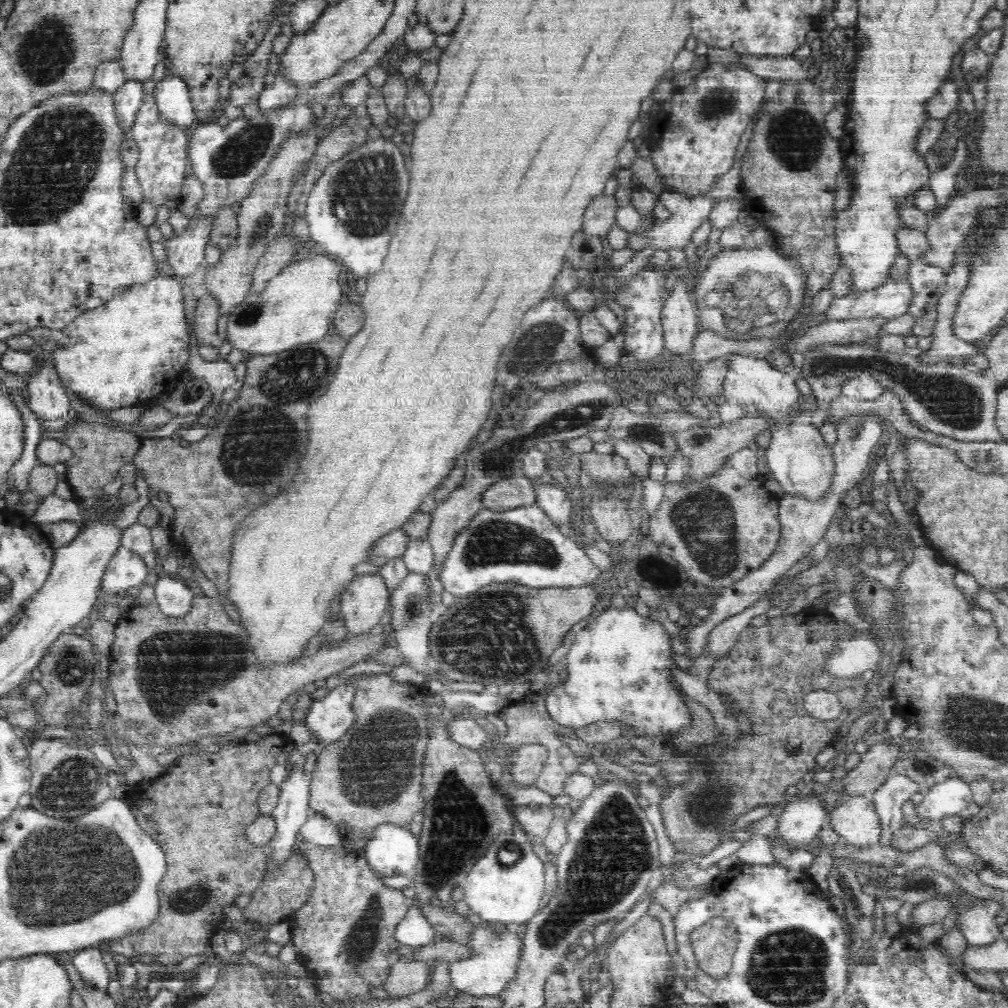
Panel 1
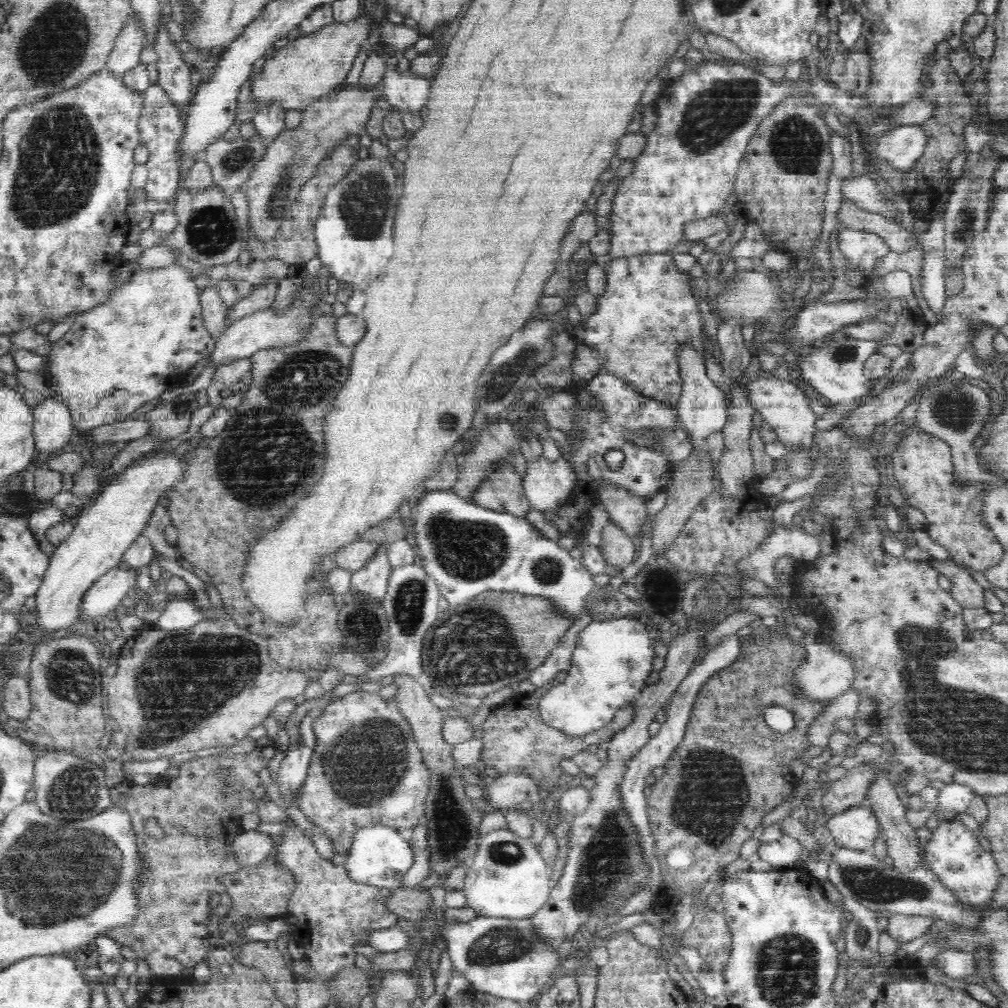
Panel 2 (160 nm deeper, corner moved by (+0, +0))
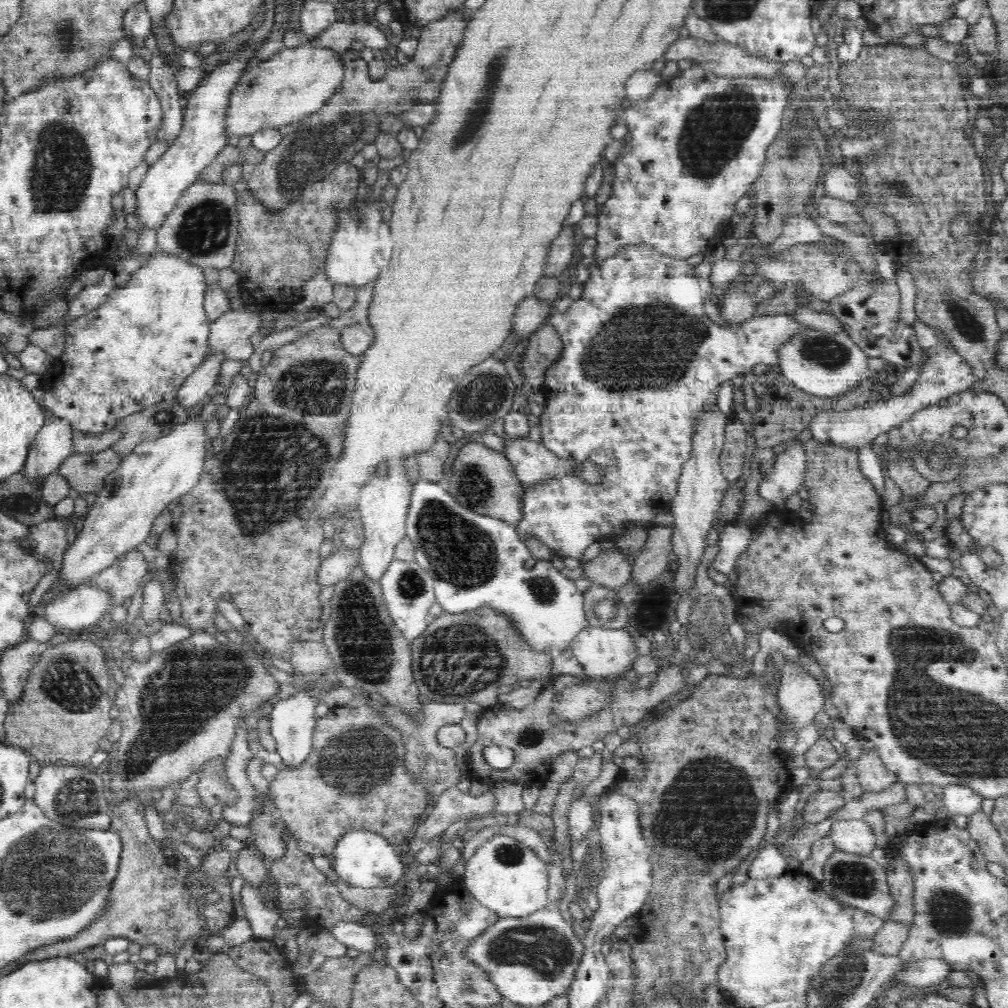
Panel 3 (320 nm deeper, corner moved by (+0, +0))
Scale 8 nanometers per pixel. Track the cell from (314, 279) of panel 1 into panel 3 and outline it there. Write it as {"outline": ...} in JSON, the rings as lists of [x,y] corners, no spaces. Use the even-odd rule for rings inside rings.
{"outline":[[[222,352],[205,358],[202,364],[182,383],[182,386],[175,391],[175,402],[182,408],[195,408],[206,394],[214,393],[214,384],[224,360]]]}

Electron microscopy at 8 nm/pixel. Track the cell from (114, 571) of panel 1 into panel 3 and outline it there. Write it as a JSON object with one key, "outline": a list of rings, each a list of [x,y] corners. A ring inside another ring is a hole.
{"outline":[[[86,582],[68,592],[60,592],[47,602],[43,619],[68,633],[83,634],[87,627],[104,616],[110,616],[109,592],[94,588]]]}

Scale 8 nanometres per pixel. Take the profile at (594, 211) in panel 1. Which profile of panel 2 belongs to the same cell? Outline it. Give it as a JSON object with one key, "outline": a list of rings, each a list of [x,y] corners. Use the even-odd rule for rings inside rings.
{"outline":[[[584,212],[576,216],[572,228],[568,230],[568,236],[564,236],[564,244],[560,246],[560,260],[570,261],[580,244],[590,241],[598,234],[600,229],[596,225],[596,218],[598,218],[596,212]]]}

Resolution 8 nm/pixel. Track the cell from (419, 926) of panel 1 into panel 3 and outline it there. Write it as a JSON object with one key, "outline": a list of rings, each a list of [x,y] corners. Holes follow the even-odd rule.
{"outline":[[[358,921],[336,922],[330,928],[330,934],[349,948],[359,950],[361,953],[378,953],[382,948],[377,935],[367,928],[361,926]]]}

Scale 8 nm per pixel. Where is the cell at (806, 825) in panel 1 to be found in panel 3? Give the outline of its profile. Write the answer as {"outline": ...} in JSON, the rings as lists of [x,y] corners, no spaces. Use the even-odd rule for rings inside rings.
{"outline":[[[767,843],[757,852],[747,871],[749,879],[760,880],[760,878],[780,876],[788,869],[785,856],[774,844]]]}

